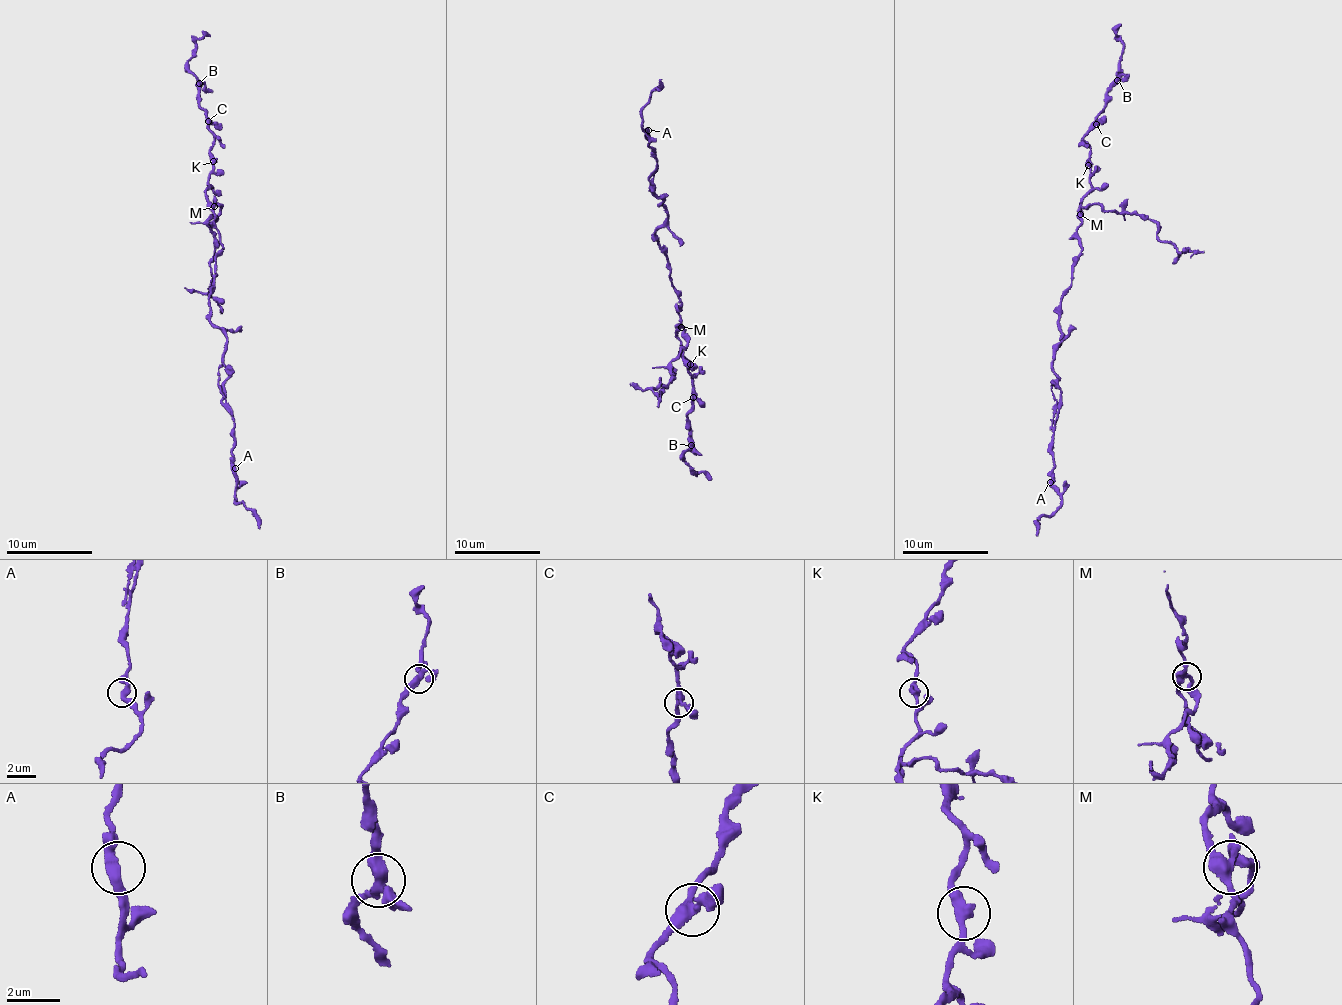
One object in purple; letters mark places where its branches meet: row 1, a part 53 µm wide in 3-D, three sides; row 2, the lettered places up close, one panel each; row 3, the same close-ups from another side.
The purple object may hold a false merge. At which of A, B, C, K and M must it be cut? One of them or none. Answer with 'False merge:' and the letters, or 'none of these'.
False merge: M

